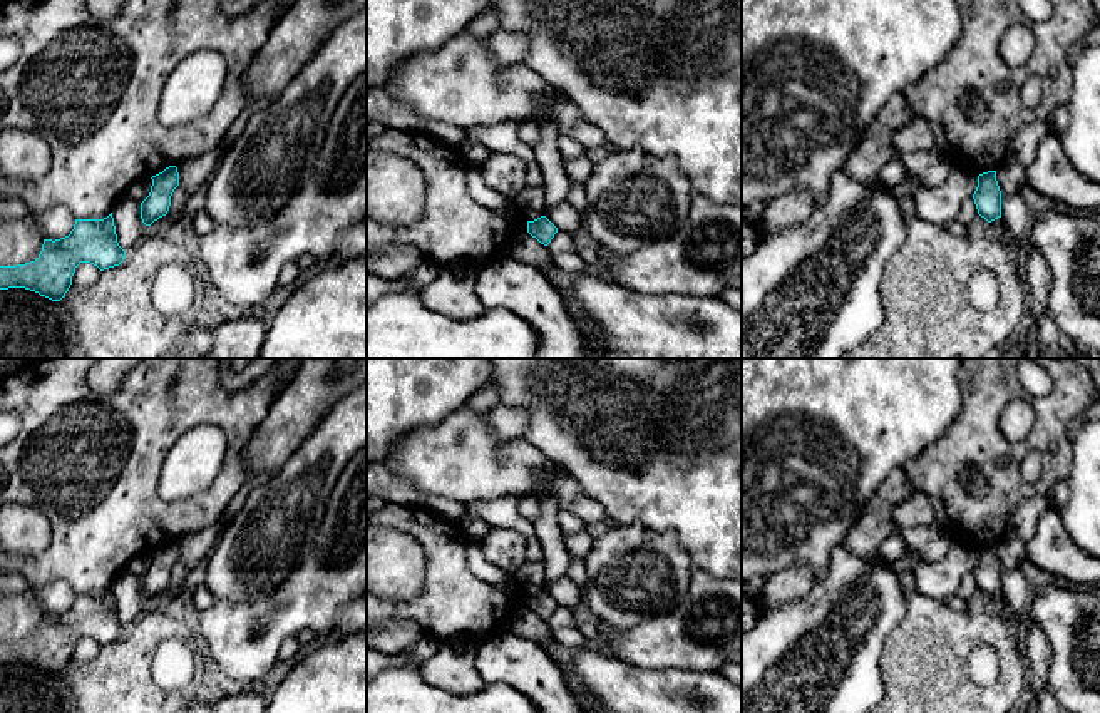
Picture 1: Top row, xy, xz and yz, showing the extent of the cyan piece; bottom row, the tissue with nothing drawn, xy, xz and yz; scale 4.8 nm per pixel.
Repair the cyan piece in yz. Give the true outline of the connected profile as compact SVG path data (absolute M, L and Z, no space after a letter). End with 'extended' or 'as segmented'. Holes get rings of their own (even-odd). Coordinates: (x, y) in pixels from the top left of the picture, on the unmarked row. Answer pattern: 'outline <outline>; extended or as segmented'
outline M996 546L978 551L978 562L973 569L978 589L988 598L1001 592L1001 566L996 556Z; as segmented

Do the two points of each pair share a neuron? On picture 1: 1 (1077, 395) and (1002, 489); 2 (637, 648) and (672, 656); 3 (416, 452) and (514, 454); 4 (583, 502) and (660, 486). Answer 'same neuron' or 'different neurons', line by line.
1: same neuron
2: same neuron
3: same neuron
4: different neurons

